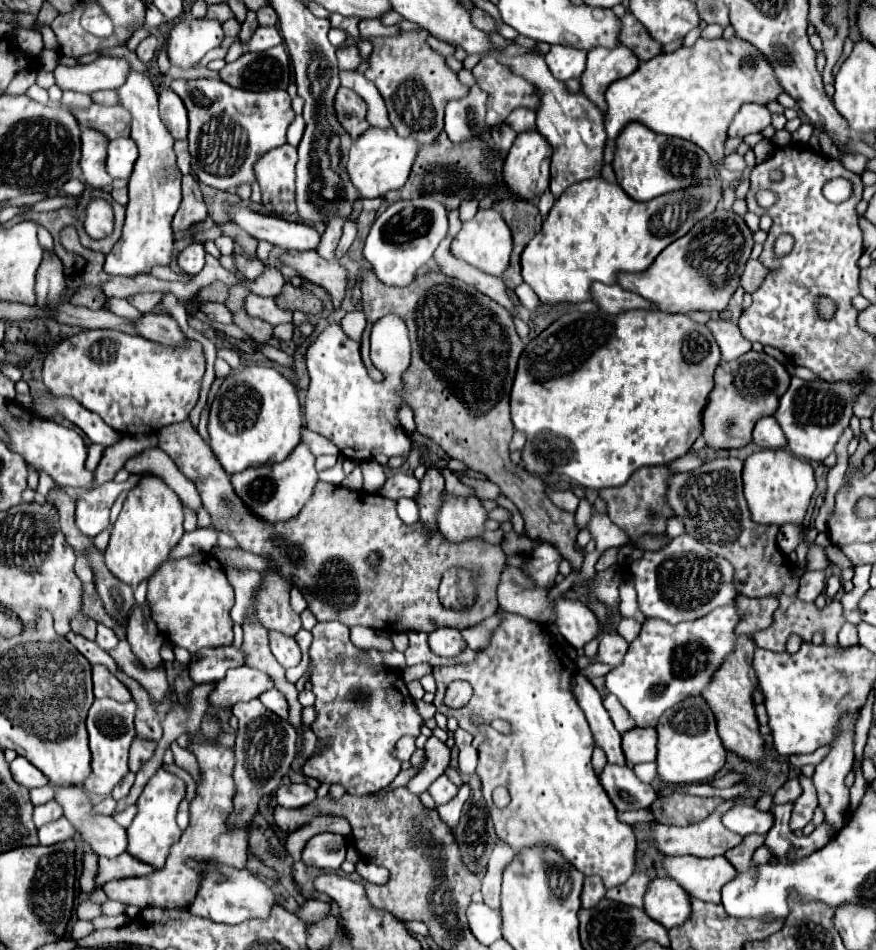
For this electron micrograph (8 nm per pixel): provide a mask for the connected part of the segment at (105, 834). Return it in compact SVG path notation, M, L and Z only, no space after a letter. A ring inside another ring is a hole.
M60 787L56 791L56 801L62 805L64 817L76 827L96 855L118 857L126 851L126 829L112 817L96 815L82 787Z

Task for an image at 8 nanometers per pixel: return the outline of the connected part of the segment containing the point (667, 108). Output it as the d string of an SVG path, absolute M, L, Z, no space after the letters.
M700 37L692 47L682 45L672 53L660 53L640 63L632 75L614 81L606 91L608 113L604 125L610 139L616 139L630 121L640 121L656 133L692 141L708 153L712 169L729 183L742 173L728 174L723 166L718 166L724 157L728 125L744 103L768 105L780 93L784 91L778 79L774 79L774 69L752 43L738 37Z

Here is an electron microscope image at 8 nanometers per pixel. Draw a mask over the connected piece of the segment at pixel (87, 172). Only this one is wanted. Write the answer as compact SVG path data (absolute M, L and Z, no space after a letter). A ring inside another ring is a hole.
M82 129L82 159L80 167L84 181L92 187L106 187L112 183L112 177L106 175L106 147L108 139L100 131Z

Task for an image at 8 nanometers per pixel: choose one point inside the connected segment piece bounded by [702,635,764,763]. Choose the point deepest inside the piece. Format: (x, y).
(730, 693)

